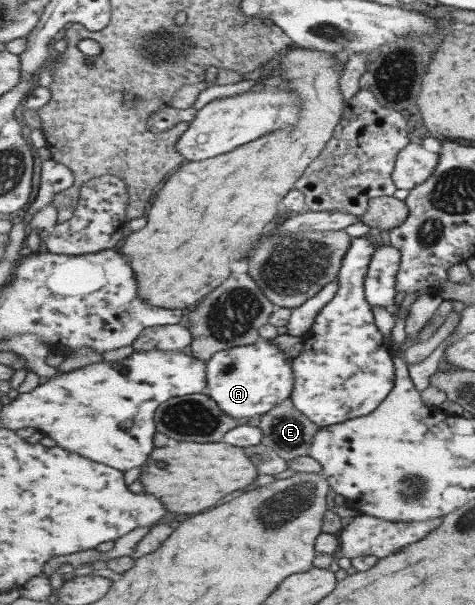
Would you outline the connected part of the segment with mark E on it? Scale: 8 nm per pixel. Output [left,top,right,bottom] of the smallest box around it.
[259,401,321,461]

